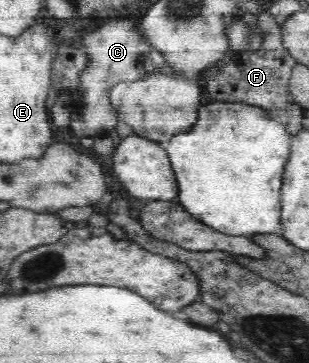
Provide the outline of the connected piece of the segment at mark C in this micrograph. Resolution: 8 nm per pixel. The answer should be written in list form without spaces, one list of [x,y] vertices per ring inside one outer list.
[[[128,17],[111,18],[104,25],[87,33],[81,45],[92,58],[92,65],[82,74],[82,91],[85,95],[85,112],[81,116],[75,115],[73,120],[69,120],[68,127],[75,136],[83,134],[95,134],[101,128],[109,131],[113,129],[118,121],[117,113],[110,104],[110,90],[117,82],[134,81],[135,79],[145,78],[156,70],[156,66],[151,61],[150,51],[152,46],[146,38],[142,37],[135,23]]]

